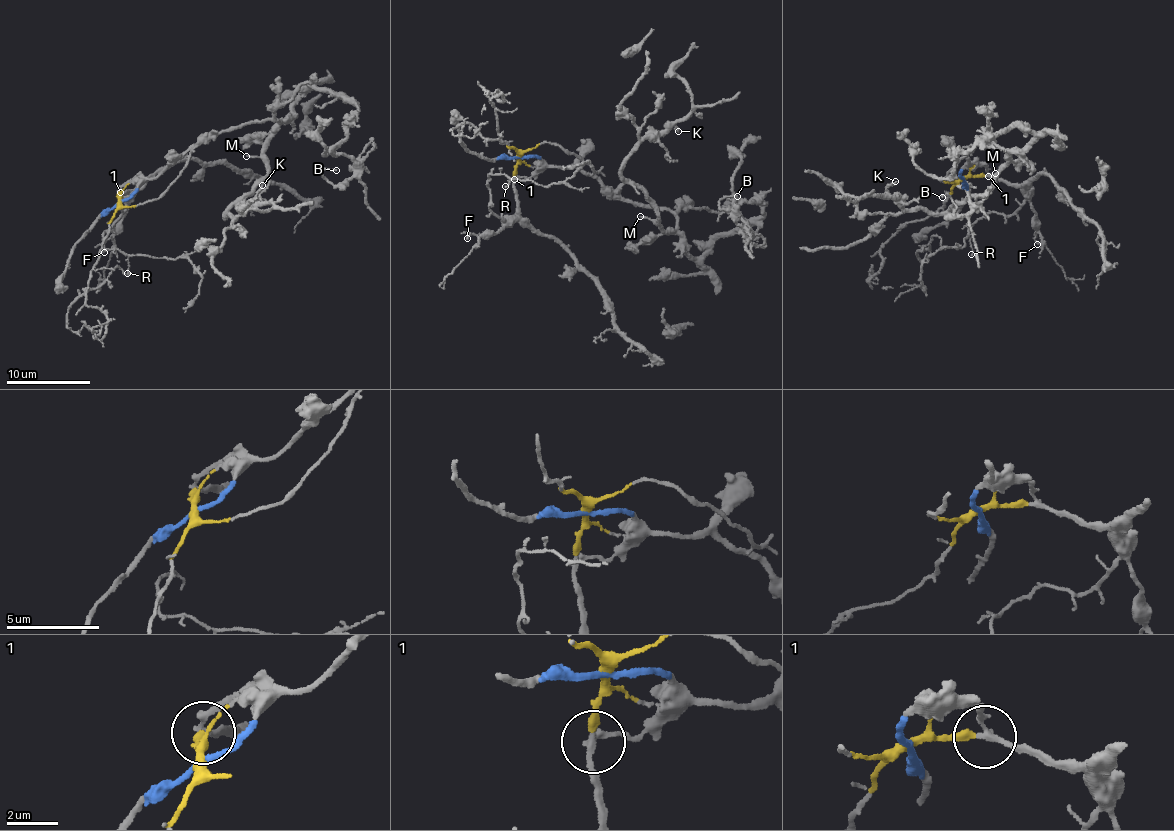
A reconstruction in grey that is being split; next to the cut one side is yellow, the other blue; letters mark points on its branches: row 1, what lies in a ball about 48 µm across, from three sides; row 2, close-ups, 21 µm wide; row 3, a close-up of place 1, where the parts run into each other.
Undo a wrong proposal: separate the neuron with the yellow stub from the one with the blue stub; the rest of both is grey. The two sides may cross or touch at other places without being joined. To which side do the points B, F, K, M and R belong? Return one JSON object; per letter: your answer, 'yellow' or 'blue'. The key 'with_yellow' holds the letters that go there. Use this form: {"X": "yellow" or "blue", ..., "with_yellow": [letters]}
{"B": "blue", "F": "yellow", "K": "blue", "M": "blue", "R": "yellow", "with_yellow": ["F", "R"]}

